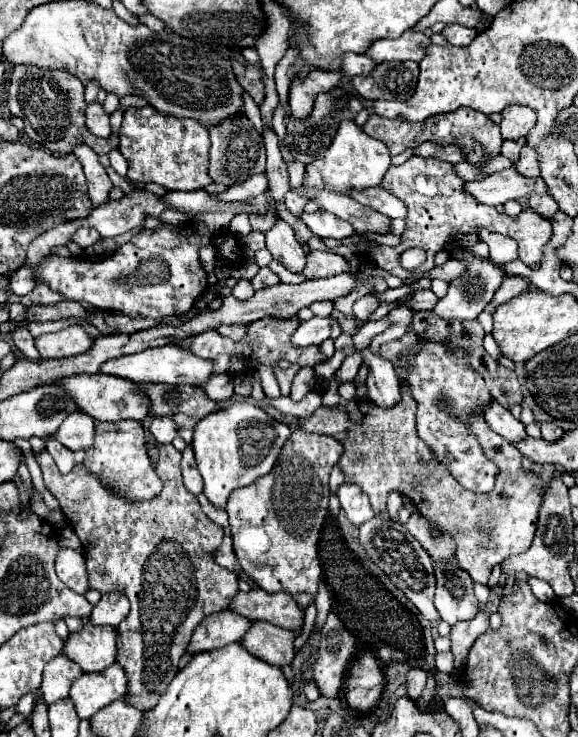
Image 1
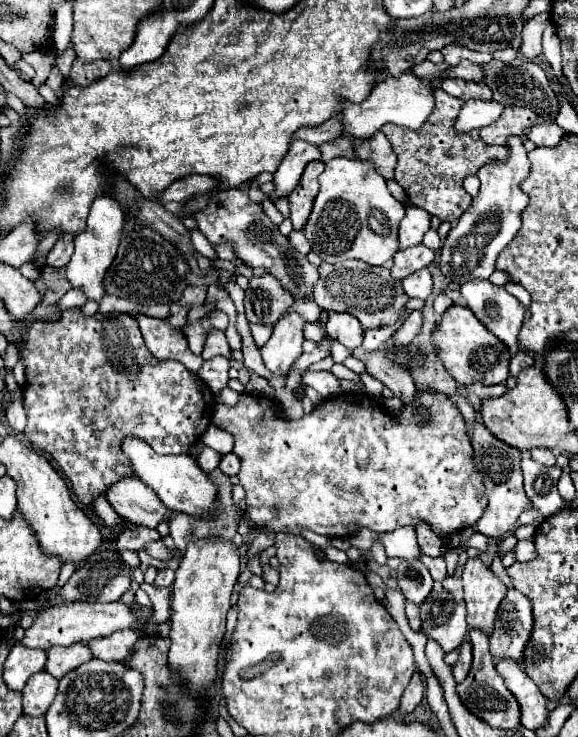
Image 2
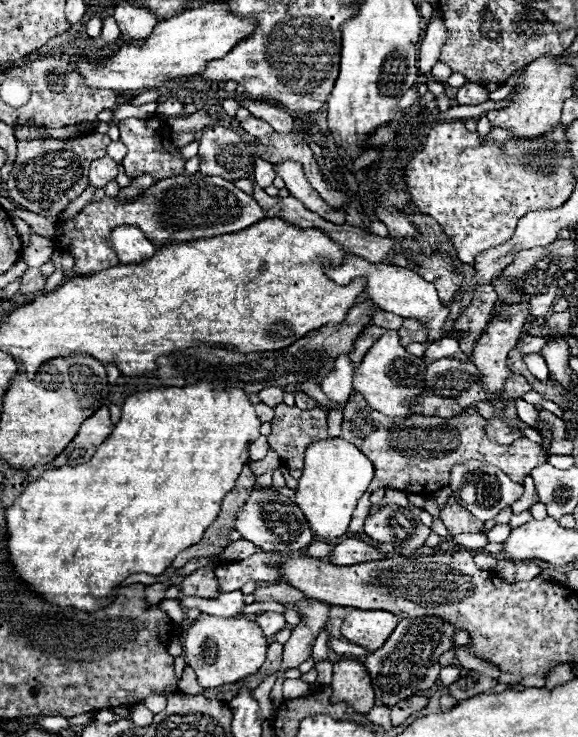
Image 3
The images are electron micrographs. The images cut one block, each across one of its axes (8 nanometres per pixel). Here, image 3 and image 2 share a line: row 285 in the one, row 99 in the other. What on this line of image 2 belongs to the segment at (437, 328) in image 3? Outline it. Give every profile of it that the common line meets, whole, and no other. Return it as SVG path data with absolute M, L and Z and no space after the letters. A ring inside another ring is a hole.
M404 72L398 78L388 76L386 80L378 82L374 90L370 92L370 96L360 104L340 98L340 110L336 114L336 120L342 126L342 134L352 138L370 138L374 132L380 130L380 126L388 122L418 130L430 116L432 108L434 108L434 98L432 98L432 88L428 86L428 82Z

